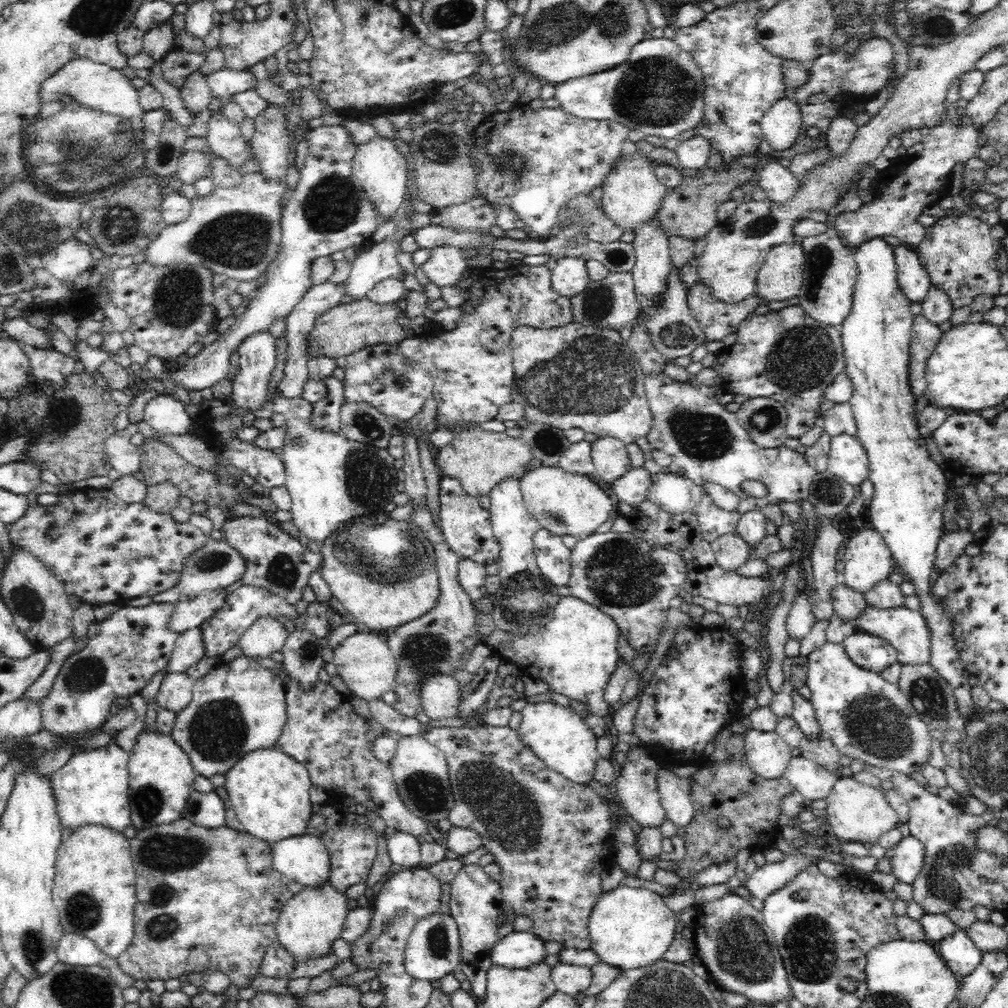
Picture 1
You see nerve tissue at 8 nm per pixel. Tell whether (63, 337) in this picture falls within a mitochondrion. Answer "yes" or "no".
no

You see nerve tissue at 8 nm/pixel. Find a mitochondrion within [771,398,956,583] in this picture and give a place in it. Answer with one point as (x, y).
(826, 490)

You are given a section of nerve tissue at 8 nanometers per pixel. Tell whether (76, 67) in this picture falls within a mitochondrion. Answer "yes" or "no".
no

